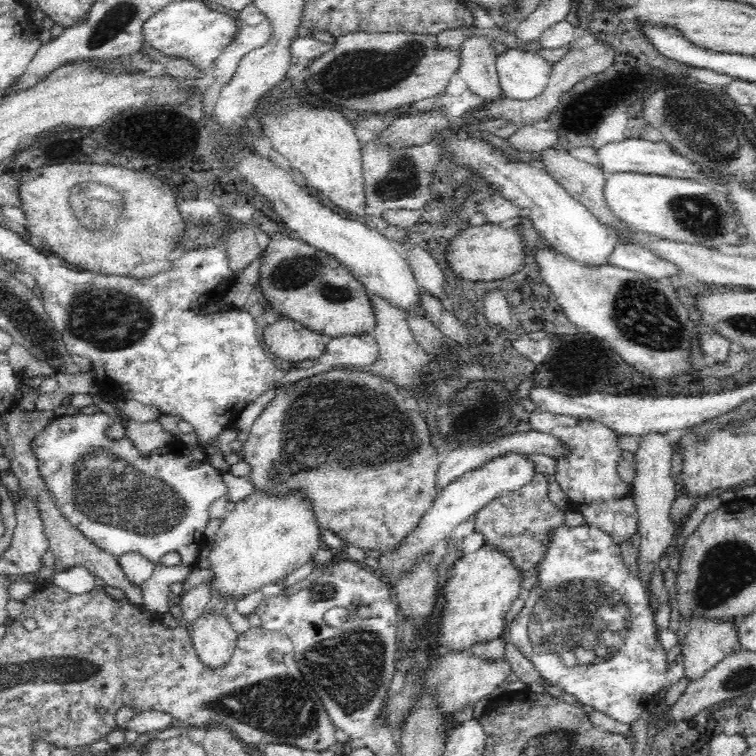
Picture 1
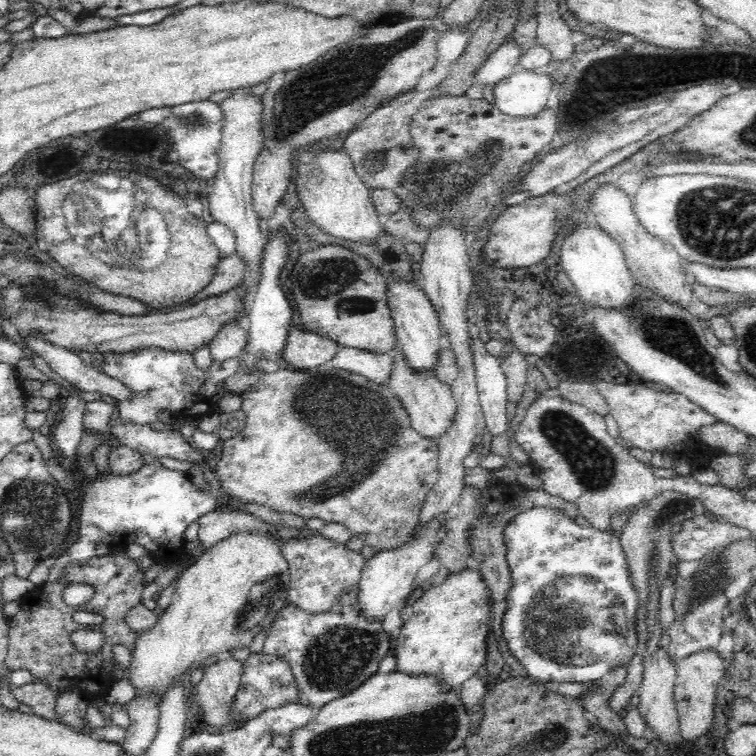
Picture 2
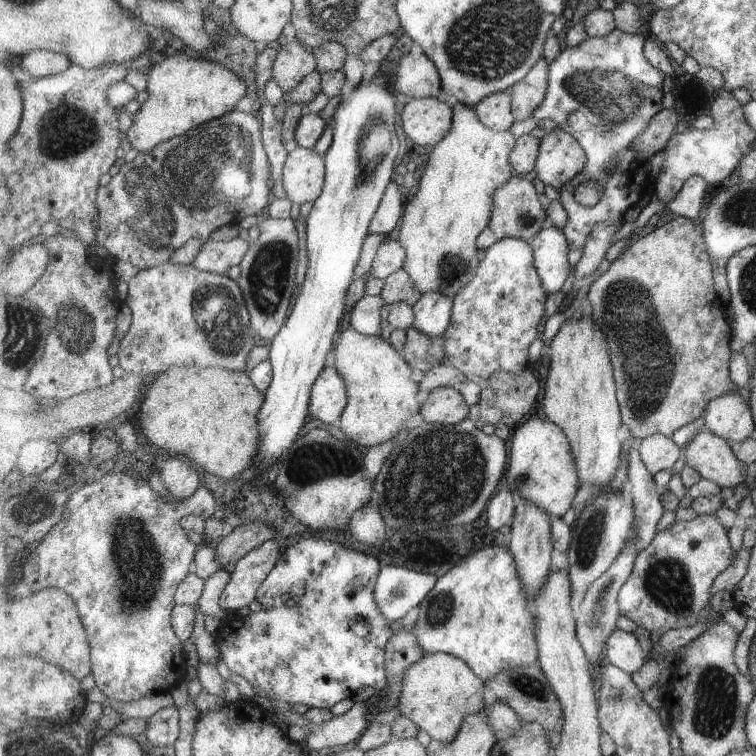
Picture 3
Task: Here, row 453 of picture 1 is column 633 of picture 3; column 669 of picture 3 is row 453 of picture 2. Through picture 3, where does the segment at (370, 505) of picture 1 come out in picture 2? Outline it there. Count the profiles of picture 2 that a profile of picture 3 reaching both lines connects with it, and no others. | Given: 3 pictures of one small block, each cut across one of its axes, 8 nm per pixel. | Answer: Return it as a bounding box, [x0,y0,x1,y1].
[215,366,439,550]

